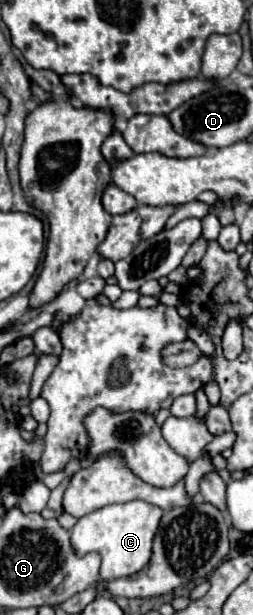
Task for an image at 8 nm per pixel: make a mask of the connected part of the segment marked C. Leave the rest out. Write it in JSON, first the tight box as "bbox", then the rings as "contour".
{"bbox":[70,500,164,580],"contour":[[[132,500],[124,504],[110,504],[96,512],[82,516],[76,526],[70,530],[70,544],[78,556],[88,552],[98,552],[102,556],[100,578],[114,580],[140,572],[152,554],[152,540],[156,536],[156,528],[160,516],[164,512],[144,500]]]}

